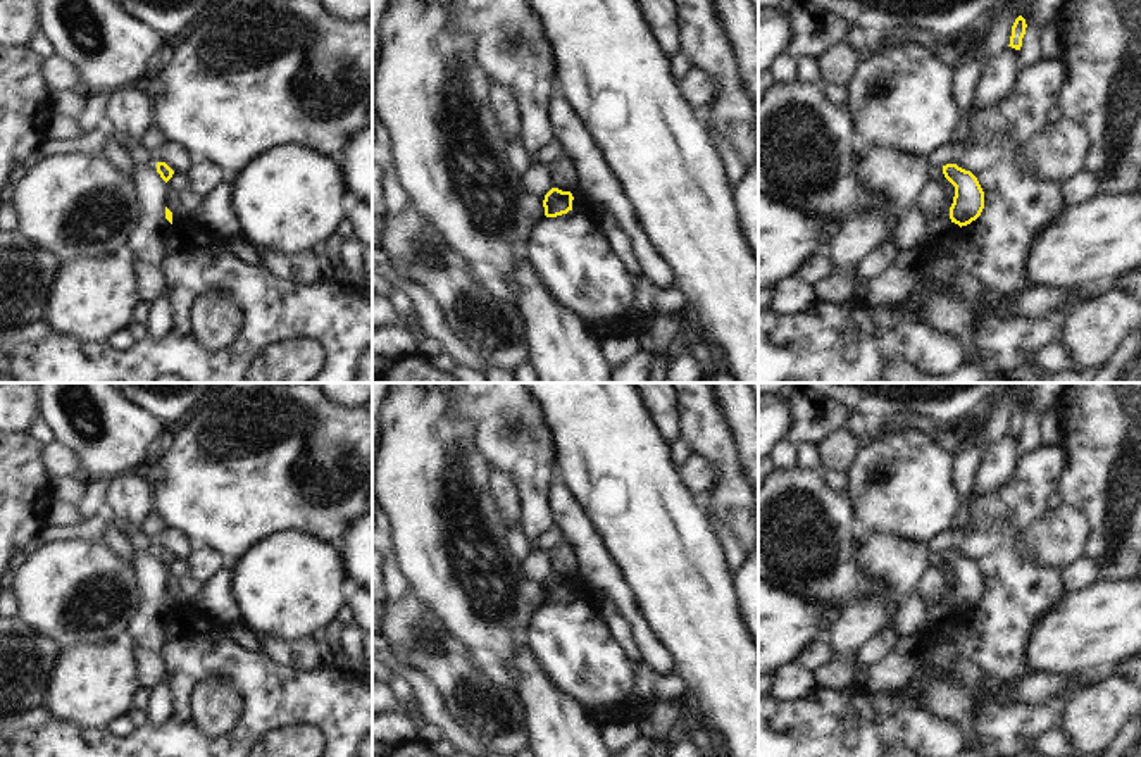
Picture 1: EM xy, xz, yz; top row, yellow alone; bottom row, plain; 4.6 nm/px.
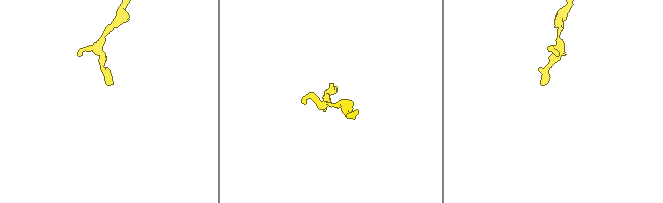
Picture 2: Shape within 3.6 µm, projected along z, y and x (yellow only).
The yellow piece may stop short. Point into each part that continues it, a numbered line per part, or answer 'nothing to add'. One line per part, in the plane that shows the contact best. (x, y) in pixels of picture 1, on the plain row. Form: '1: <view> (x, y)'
nothing to add.

